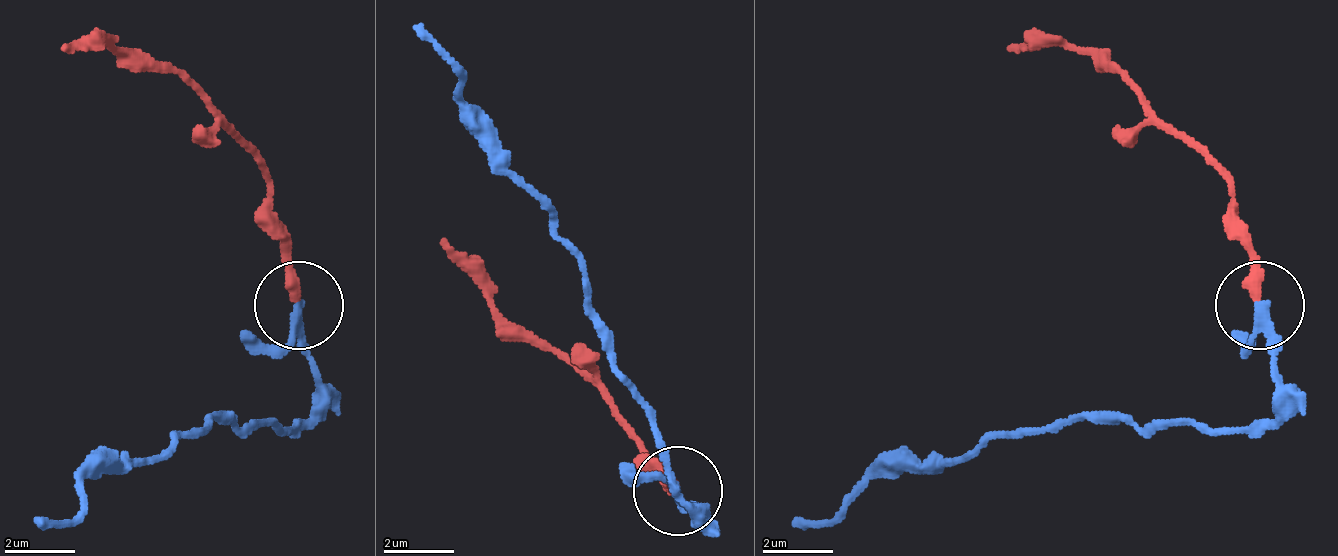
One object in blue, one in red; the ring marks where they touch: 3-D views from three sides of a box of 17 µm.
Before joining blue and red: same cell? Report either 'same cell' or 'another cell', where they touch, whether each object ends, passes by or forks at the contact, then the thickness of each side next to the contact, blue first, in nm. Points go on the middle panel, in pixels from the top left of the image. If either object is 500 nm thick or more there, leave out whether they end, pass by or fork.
another cell; place (678, 490); blue passes by; red ends; calibres 200 and 320 nm

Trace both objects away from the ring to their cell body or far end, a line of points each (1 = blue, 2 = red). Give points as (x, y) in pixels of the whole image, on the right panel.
1: (1262, 307), (1279, 395), (1262, 431), (1182, 422), (1014, 431), (961, 457), (891, 457), (829, 519), (794, 519)
2: (1262, 298), (1235, 192), (1112, 69), (1085, 51), (1006, 51)

